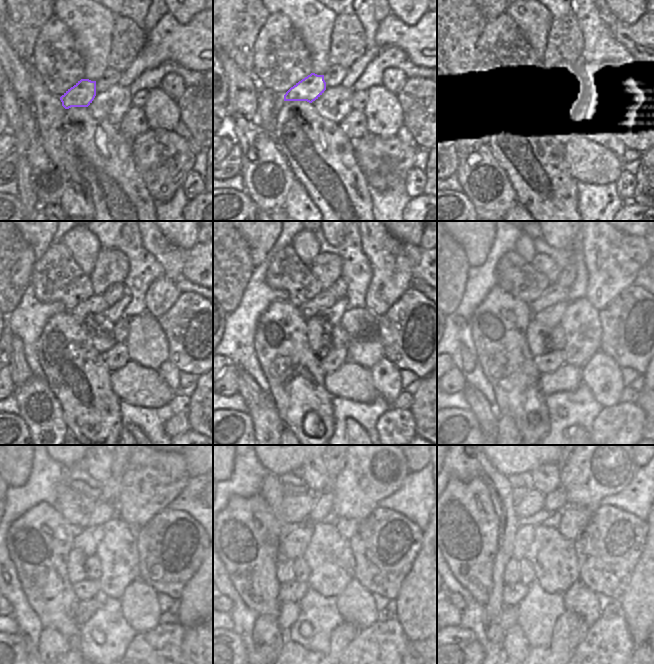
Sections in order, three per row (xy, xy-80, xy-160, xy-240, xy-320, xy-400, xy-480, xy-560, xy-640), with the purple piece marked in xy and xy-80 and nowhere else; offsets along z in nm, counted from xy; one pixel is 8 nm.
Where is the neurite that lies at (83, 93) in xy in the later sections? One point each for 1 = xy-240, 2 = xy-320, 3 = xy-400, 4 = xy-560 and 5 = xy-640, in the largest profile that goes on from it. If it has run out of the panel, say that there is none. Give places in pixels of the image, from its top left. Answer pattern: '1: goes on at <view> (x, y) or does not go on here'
1: goes on at xy-240 (95, 304)
2: goes on at xy-320 (325, 299)
3: goes on at xy-400 (554, 293)
4: goes on at xy-560 (322, 508)
5: goes on at xy-640 (555, 501)

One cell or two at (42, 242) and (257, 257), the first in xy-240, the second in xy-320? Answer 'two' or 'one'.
one

